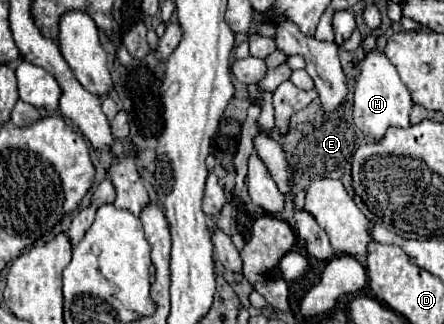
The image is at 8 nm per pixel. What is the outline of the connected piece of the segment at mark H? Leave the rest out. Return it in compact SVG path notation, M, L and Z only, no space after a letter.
M371 51L367 53L363 61L361 75L357 79L355 95L353 95L353 121L355 125L373 139L383 139L385 131L389 127L409 127L409 111L413 107L411 95L407 87L401 83L395 67L389 63L389 59L383 55L383 51Z

